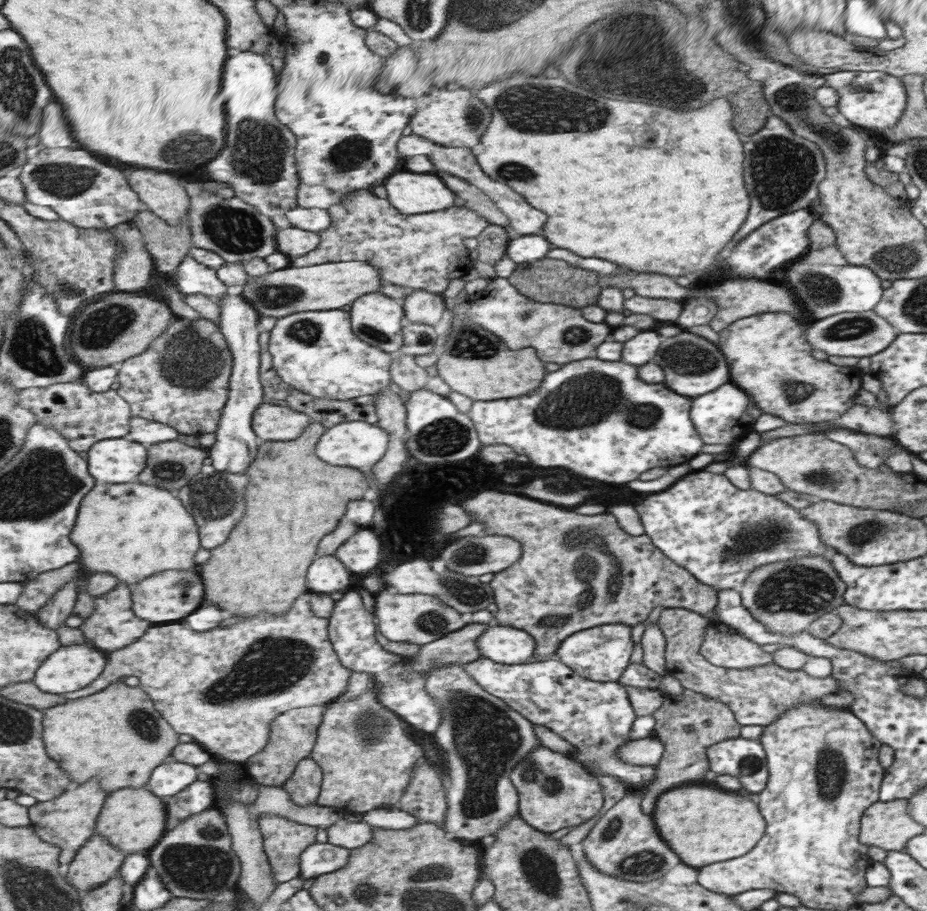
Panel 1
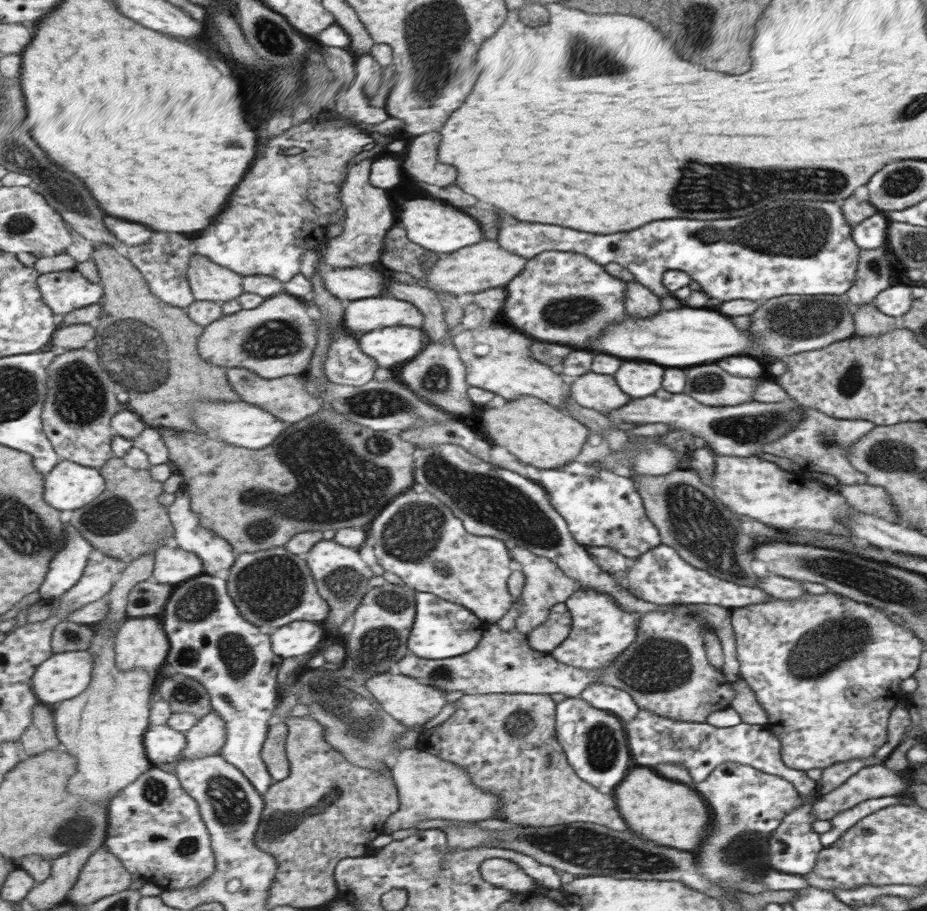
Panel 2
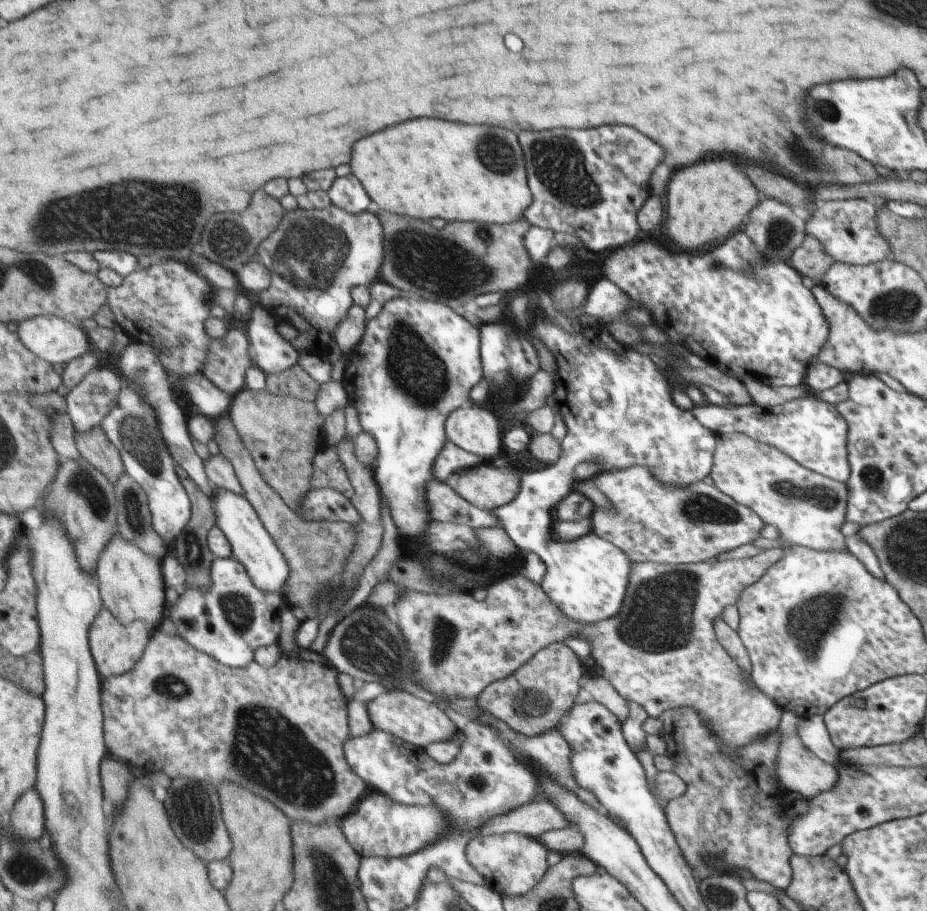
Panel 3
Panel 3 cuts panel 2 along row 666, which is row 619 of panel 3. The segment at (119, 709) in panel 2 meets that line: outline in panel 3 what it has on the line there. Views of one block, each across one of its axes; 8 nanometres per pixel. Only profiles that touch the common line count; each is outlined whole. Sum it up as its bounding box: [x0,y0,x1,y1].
[89,607,153,678]

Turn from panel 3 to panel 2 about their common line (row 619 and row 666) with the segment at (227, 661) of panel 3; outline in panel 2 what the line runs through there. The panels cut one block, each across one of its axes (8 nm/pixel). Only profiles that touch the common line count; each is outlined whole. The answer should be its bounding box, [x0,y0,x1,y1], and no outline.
[162,574,281,796]

